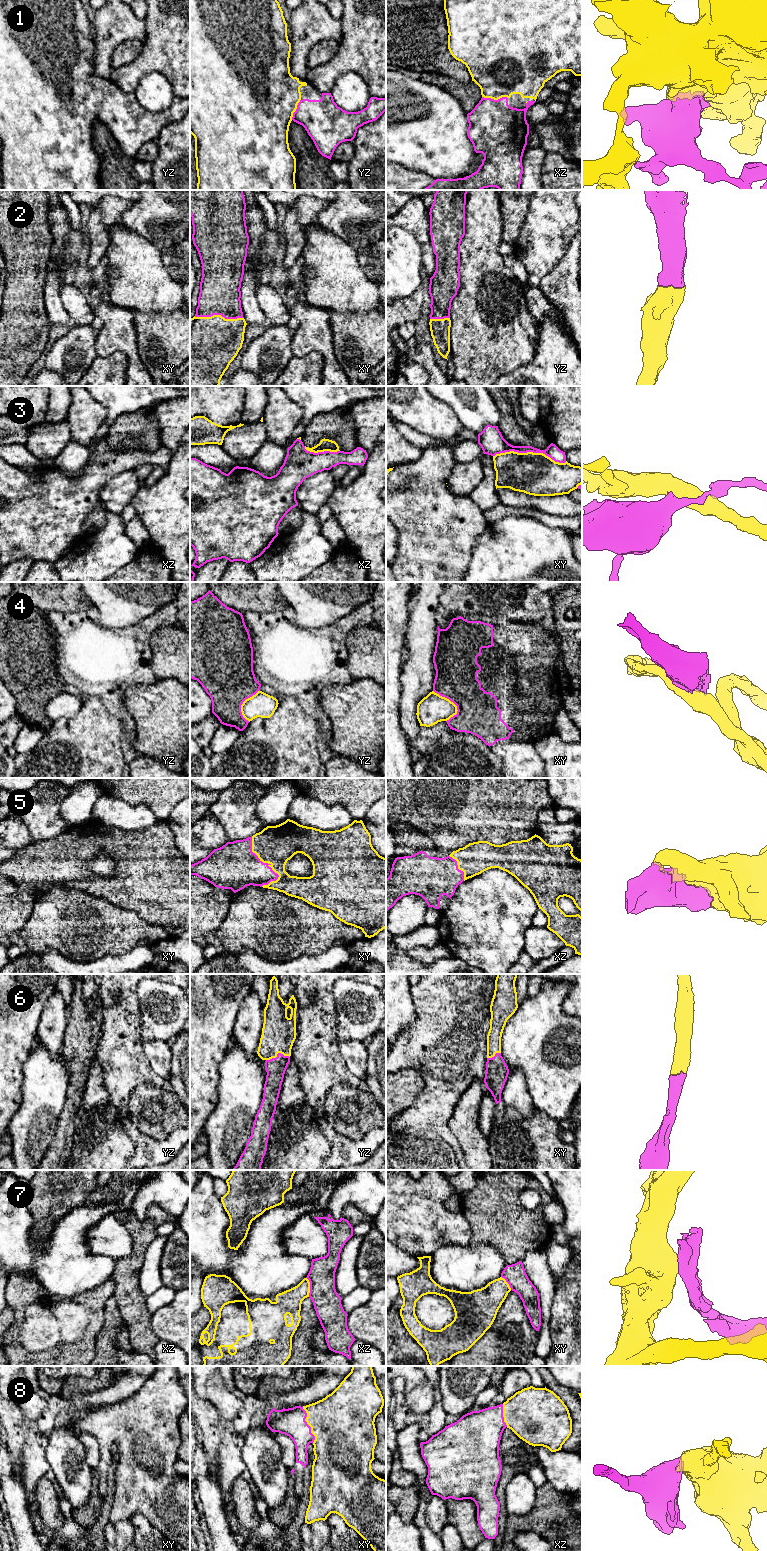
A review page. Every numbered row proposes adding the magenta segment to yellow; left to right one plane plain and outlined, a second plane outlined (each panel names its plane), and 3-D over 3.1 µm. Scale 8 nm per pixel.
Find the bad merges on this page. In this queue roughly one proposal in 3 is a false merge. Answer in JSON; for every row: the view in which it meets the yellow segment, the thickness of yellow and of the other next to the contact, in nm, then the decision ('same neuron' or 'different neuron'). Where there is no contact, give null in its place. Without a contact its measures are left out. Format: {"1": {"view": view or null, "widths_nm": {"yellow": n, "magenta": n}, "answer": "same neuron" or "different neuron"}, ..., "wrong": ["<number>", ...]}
{"1": {"view": "xz", "widths_nm": {"yellow": 440, "magenta": 440}, "answer": "same neuron"}, "2": {"view": "xy", "widths_nm": {"yellow": 440, "magenta": 320}, "answer": "same neuron"}, "3": {"view": "xy", "widths_nm": {"yellow": 340, "magenta": 120}, "answer": "different neuron"}, "4": {"view": "xy", "widths_nm": {"yellow": 240, "magenta": 340}, "answer": "different neuron"}, "5": {"view": "xy", "widths_nm": {"yellow": 320, "magenta": 360}, "answer": "same neuron"}, "6": {"view": "yz", "widths_nm": {"yellow": 280, "magenta": 160}, "answer": "same neuron"}, "7": {"view": "xz", "widths_nm": {"yellow": 190, "magenta": 220}, "answer": "different neuron"}, "8": {"view": "xy", "widths_nm": {"yellow": 460, "magenta": 220}, "answer": "same neuron"}, "wrong": ["3", "4", "7"]}

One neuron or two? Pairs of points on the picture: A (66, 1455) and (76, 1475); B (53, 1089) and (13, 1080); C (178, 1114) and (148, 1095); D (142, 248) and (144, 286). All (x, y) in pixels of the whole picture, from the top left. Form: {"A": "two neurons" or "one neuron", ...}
{"A": "one neuron", "B": "two neurons", "C": "one neuron", "D": "one neuron"}

